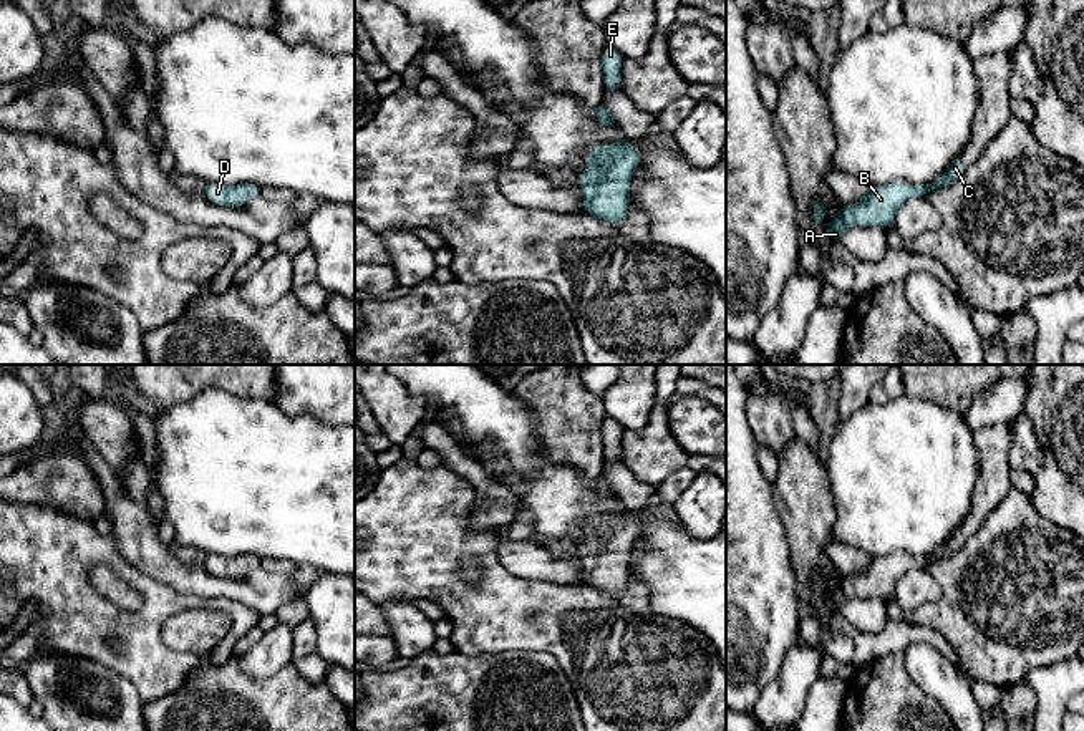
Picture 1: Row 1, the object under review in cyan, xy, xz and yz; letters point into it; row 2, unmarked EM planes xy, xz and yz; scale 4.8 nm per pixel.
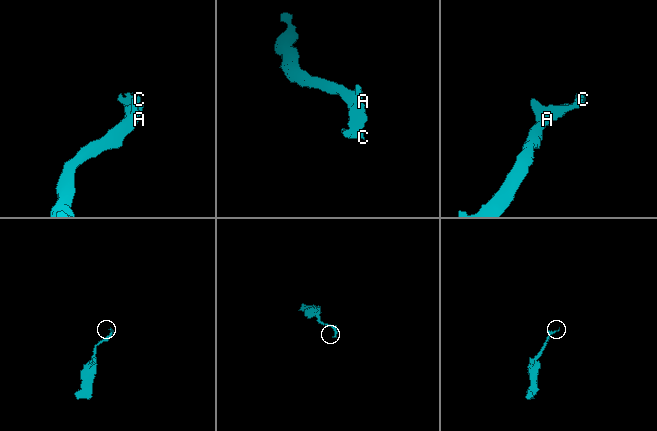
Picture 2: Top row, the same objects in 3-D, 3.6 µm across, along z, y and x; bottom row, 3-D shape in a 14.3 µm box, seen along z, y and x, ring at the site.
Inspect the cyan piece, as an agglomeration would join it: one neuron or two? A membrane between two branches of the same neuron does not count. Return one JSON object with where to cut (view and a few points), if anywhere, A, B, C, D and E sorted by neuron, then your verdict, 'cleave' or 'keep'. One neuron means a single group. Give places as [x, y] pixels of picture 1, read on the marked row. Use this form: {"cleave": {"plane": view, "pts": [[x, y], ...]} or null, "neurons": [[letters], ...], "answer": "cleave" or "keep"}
{"cleave": null, "neurons": [["A", "B", "C", "D", "E"]], "answer": "keep"}

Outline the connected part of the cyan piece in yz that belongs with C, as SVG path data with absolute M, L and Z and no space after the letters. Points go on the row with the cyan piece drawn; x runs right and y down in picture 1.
M960 161L951 166L930 184L888 182L872 186L867 197L859 204L842 202L837 217L829 224L827 235L830 240L840 242L842 235L855 225L878 225L887 229L893 224L897 211L912 197L925 197L932 191L943 189L963 176Z

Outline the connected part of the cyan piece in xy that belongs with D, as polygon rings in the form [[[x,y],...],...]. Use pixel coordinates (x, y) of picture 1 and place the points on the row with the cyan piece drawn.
[[[242,182],[239,186],[212,184],[212,186],[204,186],[204,189],[214,204],[225,207],[240,207],[264,194],[264,191],[252,182]]]

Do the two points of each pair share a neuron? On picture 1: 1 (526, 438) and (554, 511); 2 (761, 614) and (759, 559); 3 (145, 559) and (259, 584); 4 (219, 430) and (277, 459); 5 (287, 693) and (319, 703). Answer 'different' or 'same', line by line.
1: same
2: same
3: same
4: same
5: same

